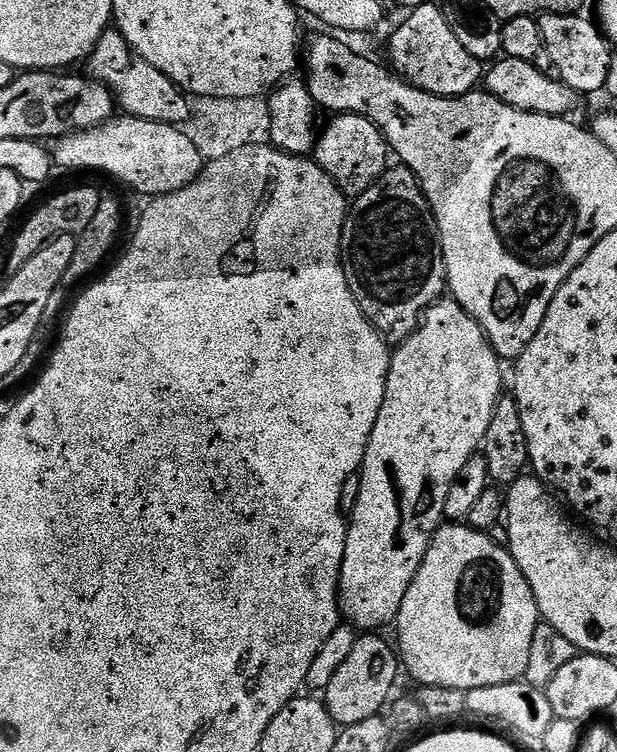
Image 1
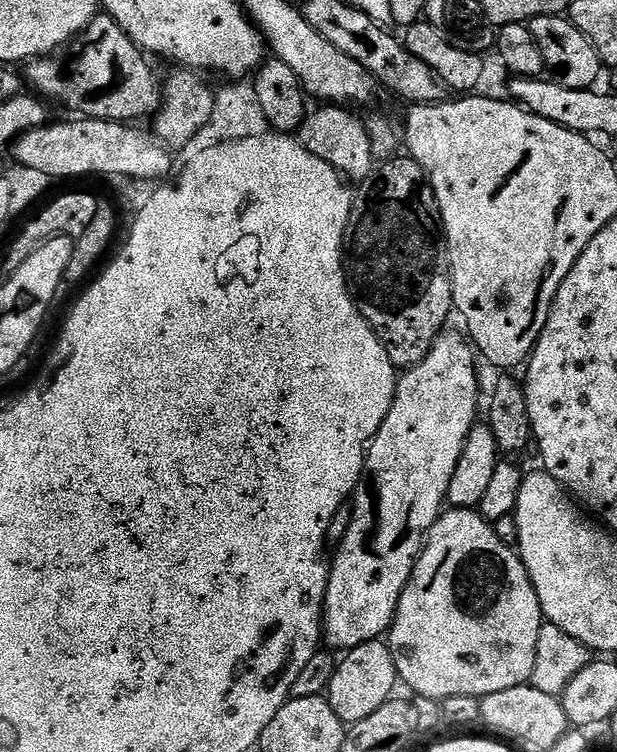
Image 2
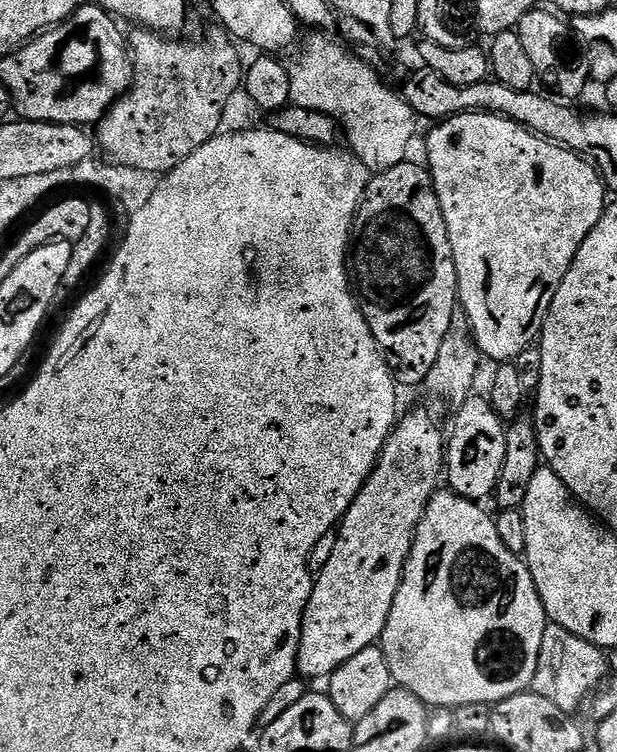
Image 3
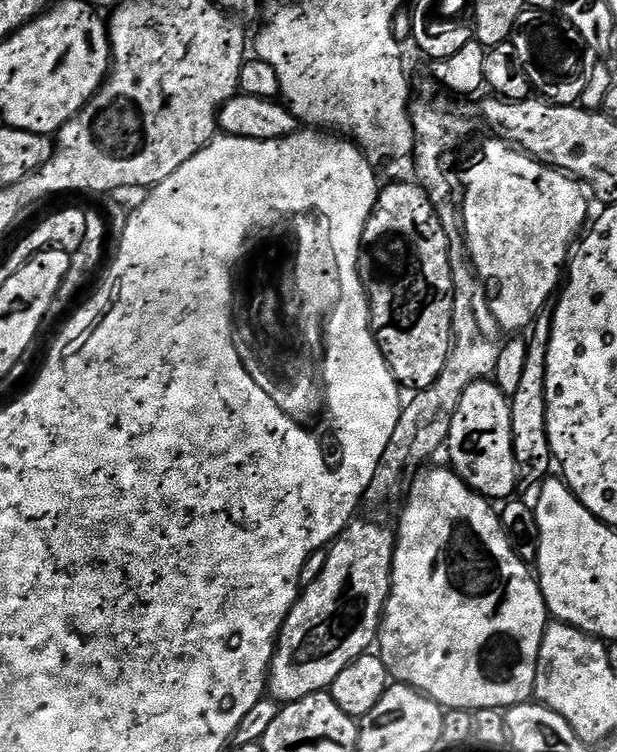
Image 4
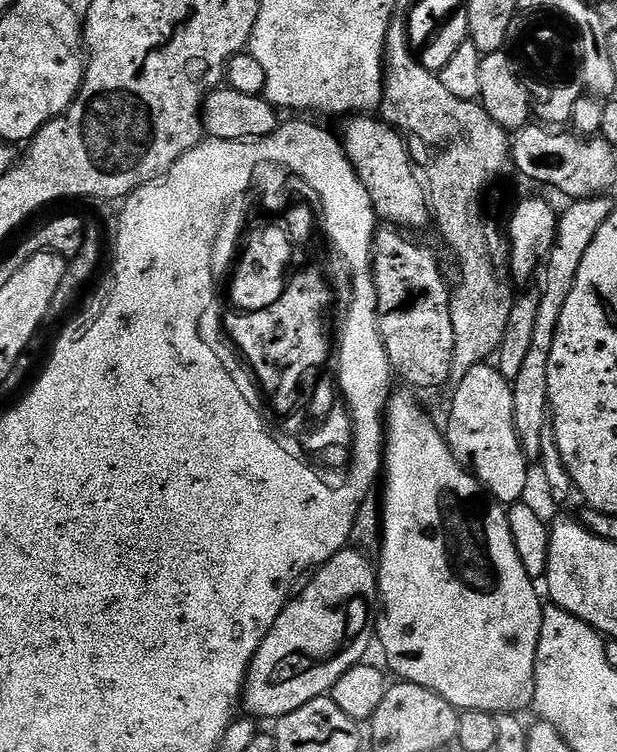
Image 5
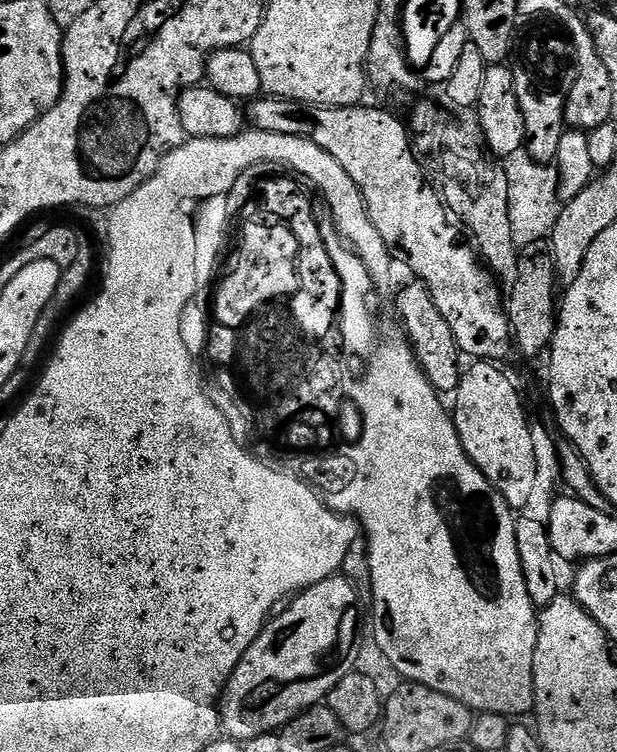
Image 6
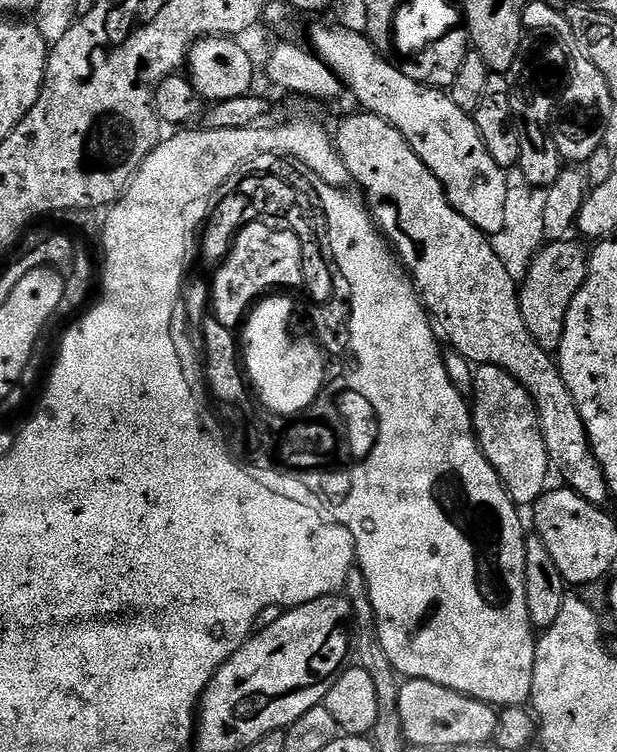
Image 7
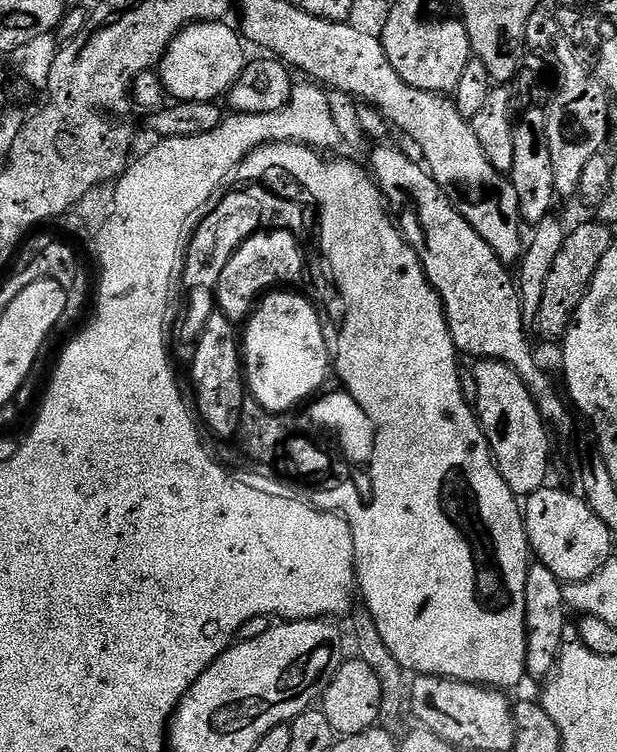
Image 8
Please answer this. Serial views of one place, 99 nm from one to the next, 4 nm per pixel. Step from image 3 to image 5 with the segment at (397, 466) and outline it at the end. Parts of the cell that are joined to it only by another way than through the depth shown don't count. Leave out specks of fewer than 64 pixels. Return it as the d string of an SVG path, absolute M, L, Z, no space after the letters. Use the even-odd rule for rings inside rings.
M349 546L334 554L315 569L309 586L301 596L289 599L278 614L274 626L266 634L262 646L248 667L248 679L244 681L242 708L257 721L275 722L280 717L306 706L316 696L331 693L332 687L354 665L360 663L370 638L374 635L374 617L378 612L378 572L373 561Z

